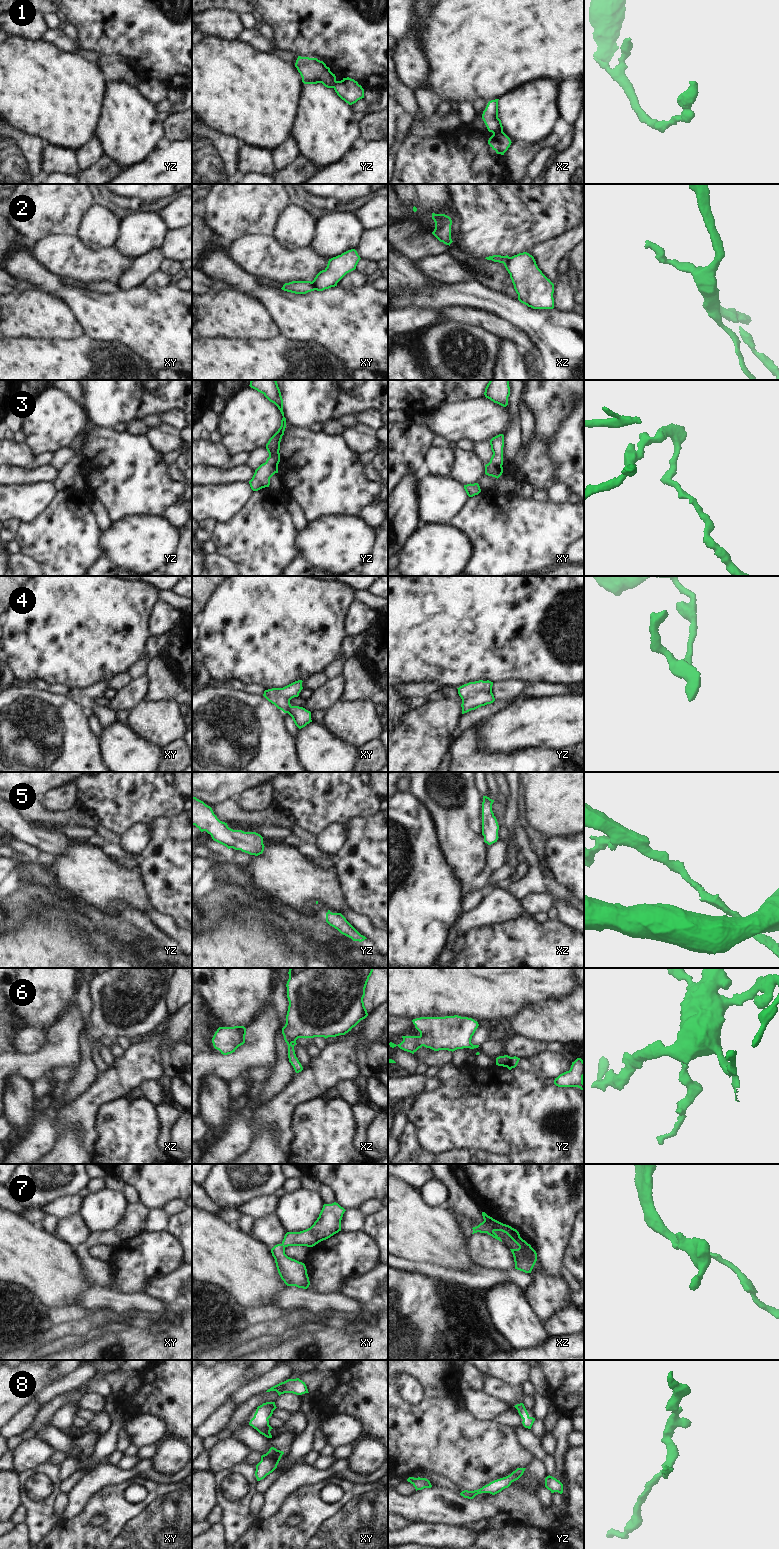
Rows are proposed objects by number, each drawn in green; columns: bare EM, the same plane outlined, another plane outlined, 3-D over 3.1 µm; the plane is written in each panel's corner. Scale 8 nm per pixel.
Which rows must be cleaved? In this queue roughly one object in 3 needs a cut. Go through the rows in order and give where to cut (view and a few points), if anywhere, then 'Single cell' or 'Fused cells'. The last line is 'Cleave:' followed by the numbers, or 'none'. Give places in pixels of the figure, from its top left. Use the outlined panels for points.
1: Split along xz (502, 131), (495, 131), (493, 133). Fused cells
2: Split along xy (311, 282), (316, 289). Fused cells
3: No split. Single cell
4: No split. Single cell
5: No split. Single cell
6: No split. Single cell
7: No split. Single cell
8: No split. Single cell
Cleave: 1, 2.

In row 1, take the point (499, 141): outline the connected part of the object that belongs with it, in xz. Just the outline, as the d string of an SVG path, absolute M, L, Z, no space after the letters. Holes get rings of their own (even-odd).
M494 132L489 138L488 144L497 154L504 155L511 145L510 138L504 132Z

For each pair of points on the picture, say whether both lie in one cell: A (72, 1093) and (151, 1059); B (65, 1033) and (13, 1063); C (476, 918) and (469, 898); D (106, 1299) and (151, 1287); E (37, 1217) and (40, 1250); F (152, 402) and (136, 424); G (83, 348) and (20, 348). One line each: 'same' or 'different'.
A: different
B: same
C: different
D: different
E: different
F: different
G: same

